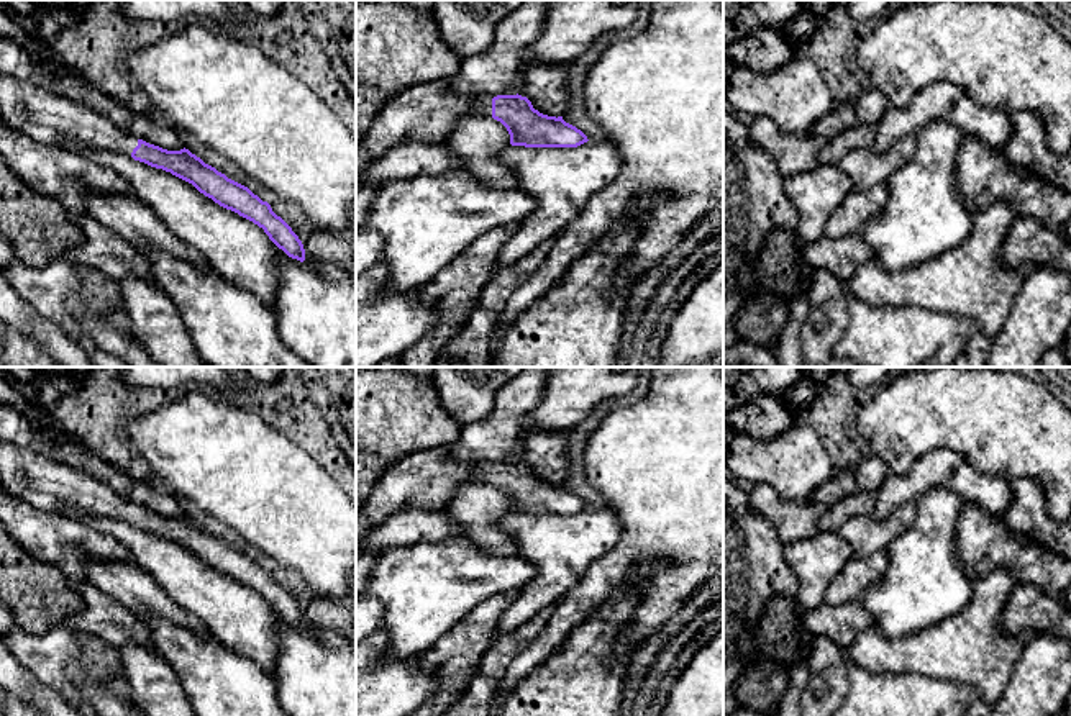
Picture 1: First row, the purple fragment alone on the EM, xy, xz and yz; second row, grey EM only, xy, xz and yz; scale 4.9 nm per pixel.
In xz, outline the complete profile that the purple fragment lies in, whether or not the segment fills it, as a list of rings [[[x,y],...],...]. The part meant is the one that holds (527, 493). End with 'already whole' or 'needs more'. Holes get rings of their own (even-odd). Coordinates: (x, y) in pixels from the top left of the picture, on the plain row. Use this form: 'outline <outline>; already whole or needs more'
outline [[[481,462],[469,485],[494,485],[500,488],[512,513],[525,514],[577,514],[587,510],[587,503],[563,483],[548,483],[533,475],[522,462]]]; needs more

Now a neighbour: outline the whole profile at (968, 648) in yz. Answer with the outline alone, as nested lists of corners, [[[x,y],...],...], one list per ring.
[[[1005,569],[973,582],[971,601],[956,614],[902,637],[886,637],[873,624],[845,650],[869,673],[918,673],[963,682],[994,705],[1009,685],[1025,634],[1004,636],[1000,614],[1015,587]]]

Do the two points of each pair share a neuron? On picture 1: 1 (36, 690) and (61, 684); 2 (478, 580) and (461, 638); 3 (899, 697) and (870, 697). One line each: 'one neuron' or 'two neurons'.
1: two neurons
2: two neurons
3: one neuron

